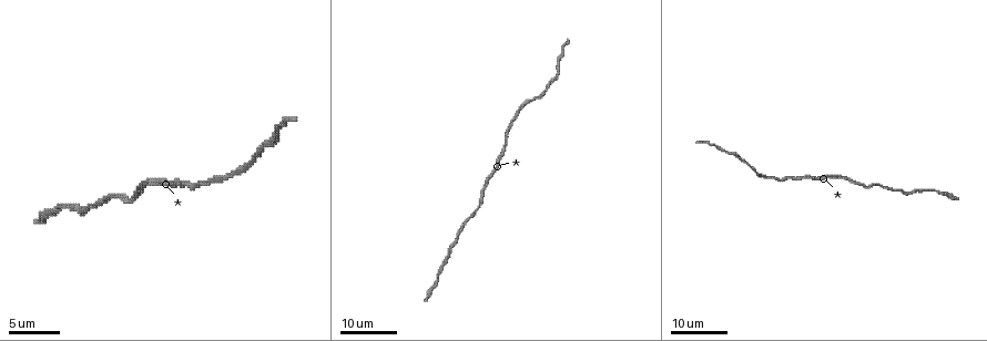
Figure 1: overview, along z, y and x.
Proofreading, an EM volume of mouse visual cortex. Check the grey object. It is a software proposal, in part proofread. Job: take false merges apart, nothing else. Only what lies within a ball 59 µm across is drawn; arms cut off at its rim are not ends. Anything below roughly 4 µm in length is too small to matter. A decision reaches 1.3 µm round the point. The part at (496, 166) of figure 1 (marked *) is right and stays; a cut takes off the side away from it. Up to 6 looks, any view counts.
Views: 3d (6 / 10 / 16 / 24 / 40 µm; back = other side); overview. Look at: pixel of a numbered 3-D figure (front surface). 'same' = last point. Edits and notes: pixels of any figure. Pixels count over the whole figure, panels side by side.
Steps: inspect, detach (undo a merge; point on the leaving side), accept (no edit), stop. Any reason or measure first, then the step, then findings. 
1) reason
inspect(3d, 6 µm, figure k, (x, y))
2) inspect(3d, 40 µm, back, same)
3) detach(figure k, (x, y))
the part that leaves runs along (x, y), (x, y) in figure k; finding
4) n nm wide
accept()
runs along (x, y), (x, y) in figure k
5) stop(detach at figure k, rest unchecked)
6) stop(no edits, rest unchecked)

thin neck
inspect(3d, 24 µm, figure 1, (510, 120))

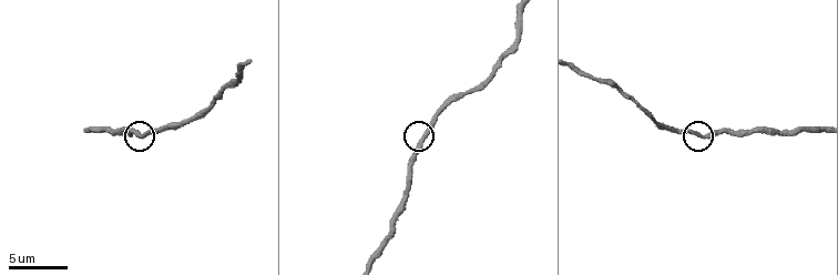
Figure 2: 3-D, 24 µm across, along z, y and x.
inspect(3d, 6 µm, figure 2, (420, 139))

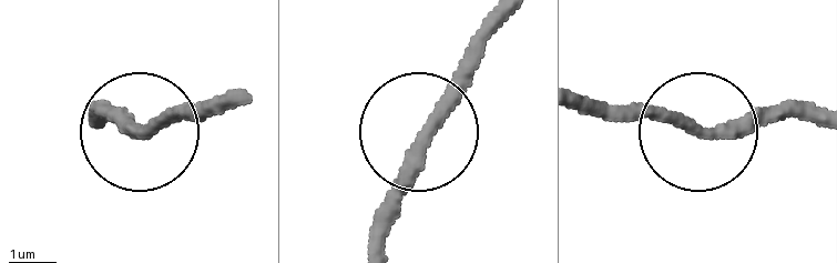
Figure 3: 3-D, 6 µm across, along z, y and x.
accept()
runs along (815, 117), (696, 129), (581, 104) in figure 3; one neuron here

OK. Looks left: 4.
narrows sharply
inspect(3d, 6 µm, figure 2, (190, 120))

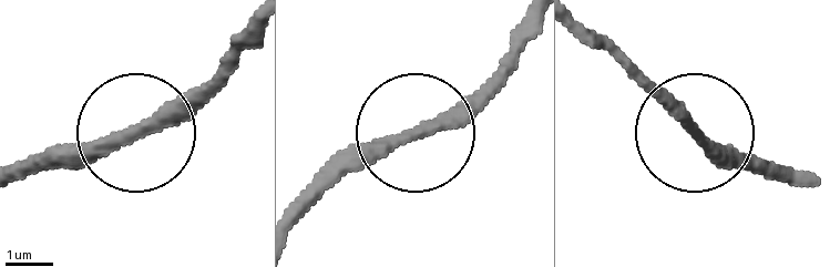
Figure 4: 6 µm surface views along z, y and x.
inspect(3d, 6 µm, back, figure 4, (694, 130))

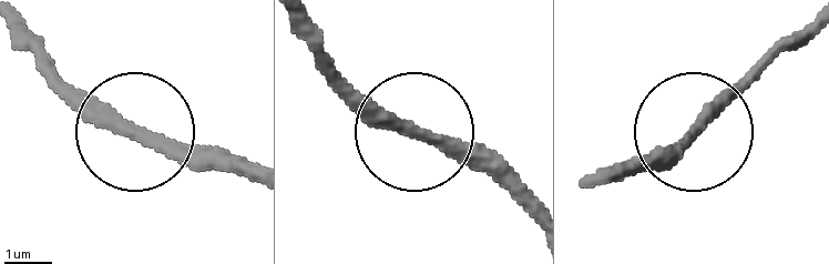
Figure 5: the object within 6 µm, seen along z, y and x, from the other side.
270 nm wide
accept()
runs along (601, 175), (692, 140), (787, 44) in figure 5; all the same neuron

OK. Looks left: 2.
inspect(3d, 24 µm, figure 1, (134, 193))

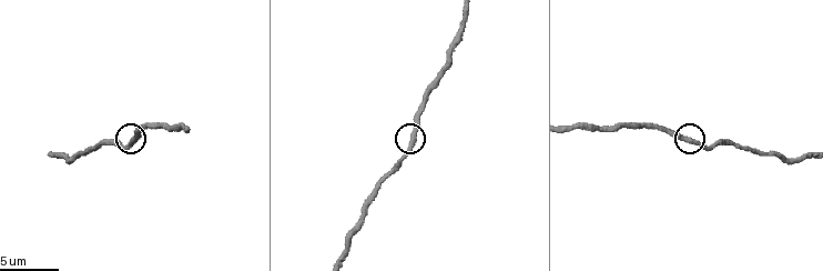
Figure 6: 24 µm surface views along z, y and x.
inspect(3d, 6 µm, figure 6, (414, 140))

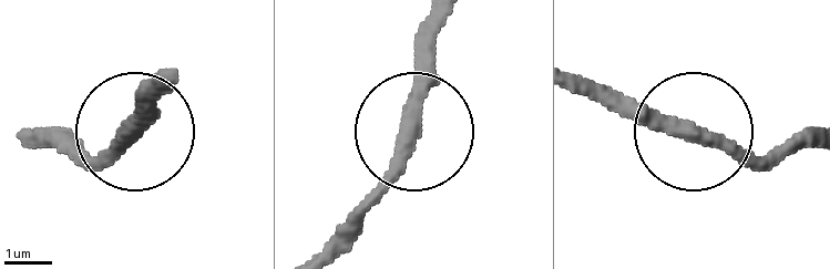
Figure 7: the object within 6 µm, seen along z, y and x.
330 nm wide
accept()
runs along (443, 20), (408, 152), (356, 207) in figure 7; continuous, no second neuron

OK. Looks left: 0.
stop(no edits, rest unchecked)

